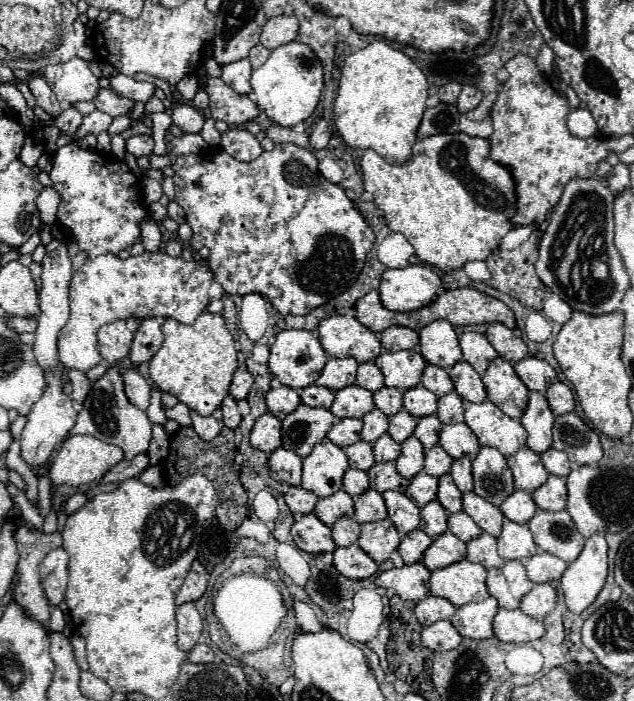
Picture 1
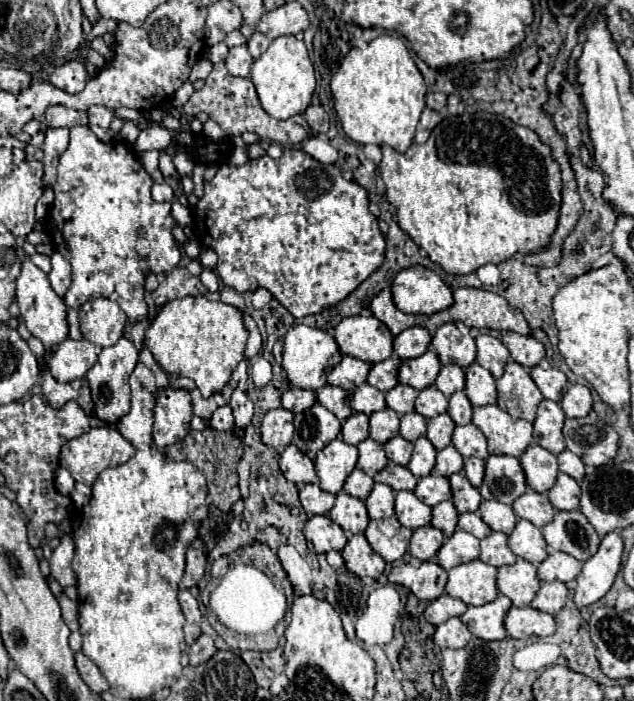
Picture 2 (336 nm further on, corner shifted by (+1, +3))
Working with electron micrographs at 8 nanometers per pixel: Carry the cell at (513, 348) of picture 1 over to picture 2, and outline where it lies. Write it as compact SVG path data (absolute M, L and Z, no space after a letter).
M504 332L502 342L510 350L512 360L522 364L526 370L540 364L540 360L546 356L544 344L540 344L534 336L522 336L516 332Z

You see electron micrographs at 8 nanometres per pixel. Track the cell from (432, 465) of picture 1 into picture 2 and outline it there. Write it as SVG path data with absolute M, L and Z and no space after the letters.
M446 446L436 456L436 468L434 468L434 472L438 476L450 476L450 474L460 472L462 466L464 466L464 458L458 454L458 450L454 446Z

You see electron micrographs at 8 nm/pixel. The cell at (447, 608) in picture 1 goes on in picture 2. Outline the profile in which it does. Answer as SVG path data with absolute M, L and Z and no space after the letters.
M442 594L440 598L432 600L432 602L426 606L424 618L426 618L430 624L438 626L438 624L442 624L442 622L446 622L446 620L450 620L450 618L454 618L454 616L462 616L462 614L466 612L466 608L468 608L468 606L466 606L462 600L456 600L456 598L452 598L452 596L448 596L448 594Z

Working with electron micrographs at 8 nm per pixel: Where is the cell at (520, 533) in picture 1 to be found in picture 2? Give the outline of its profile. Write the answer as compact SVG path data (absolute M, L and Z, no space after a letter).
M518 520L514 532L508 536L508 544L512 552L532 564L542 564L548 556L546 552L546 540L532 522Z

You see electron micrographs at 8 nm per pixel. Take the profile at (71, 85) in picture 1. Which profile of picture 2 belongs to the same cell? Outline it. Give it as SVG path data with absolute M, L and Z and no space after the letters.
M66 62L62 66L58 66L52 74L50 74L50 82L60 88L66 90L70 94L82 92L82 88L88 84L90 76L86 72L86 66L82 62Z

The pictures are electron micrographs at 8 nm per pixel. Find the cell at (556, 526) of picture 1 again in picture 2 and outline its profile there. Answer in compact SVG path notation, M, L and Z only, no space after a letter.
M580 510L556 512L554 520L542 528L542 534L554 550L566 552L580 562L596 554L600 538Z

